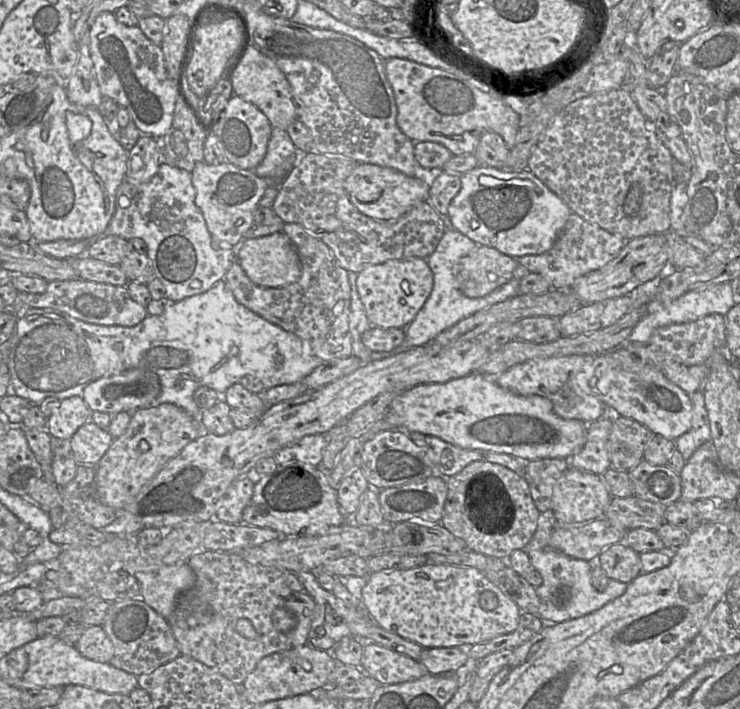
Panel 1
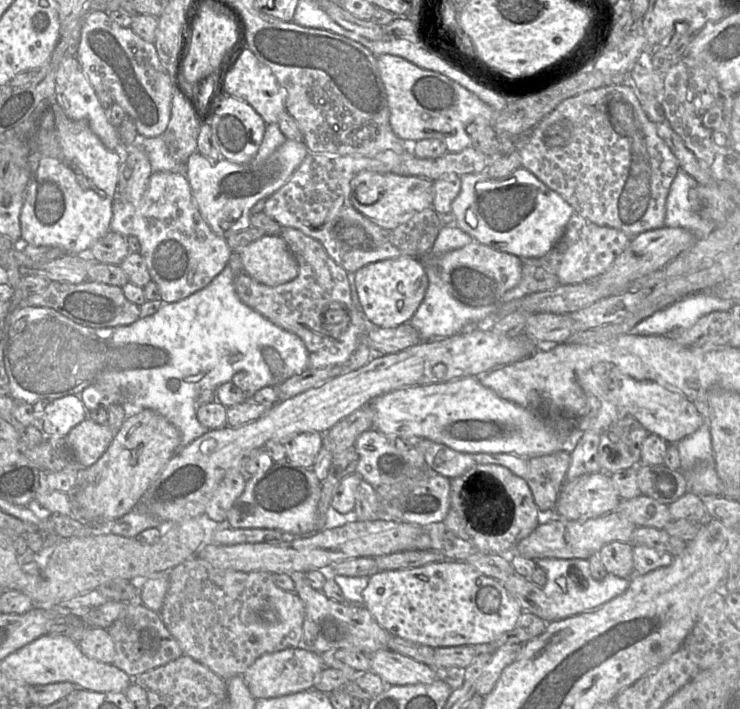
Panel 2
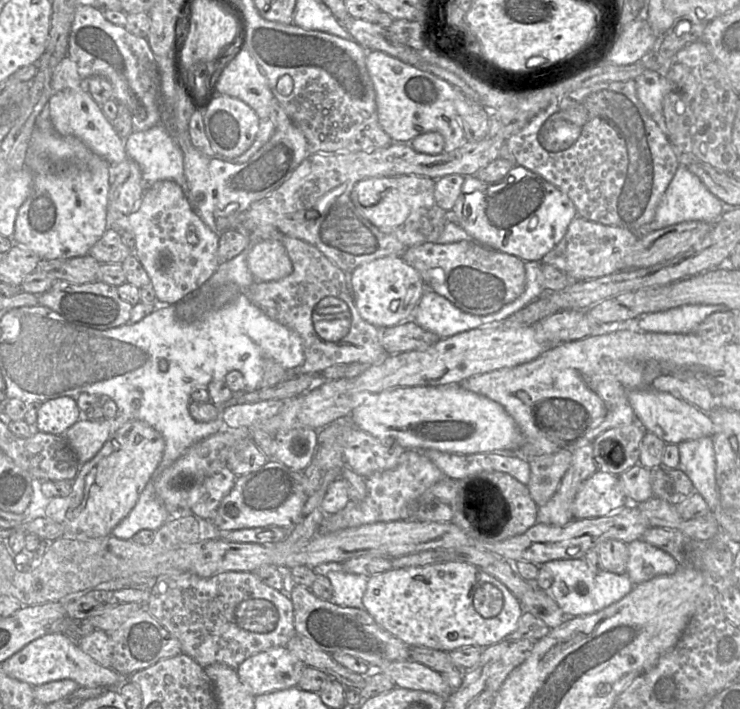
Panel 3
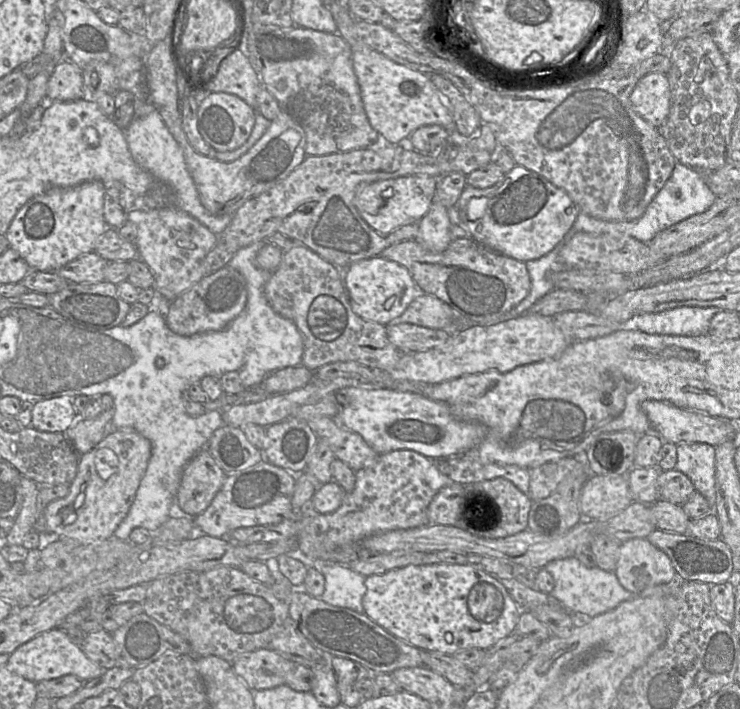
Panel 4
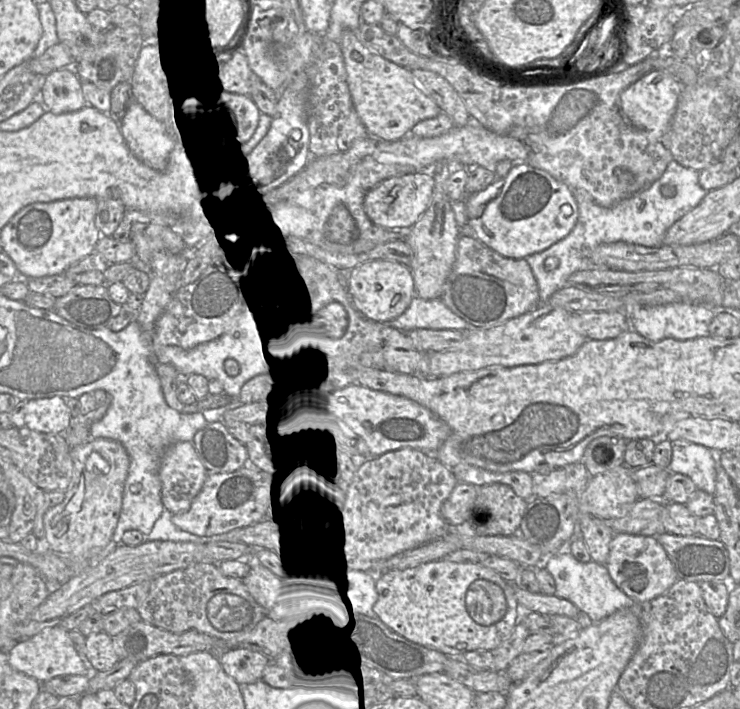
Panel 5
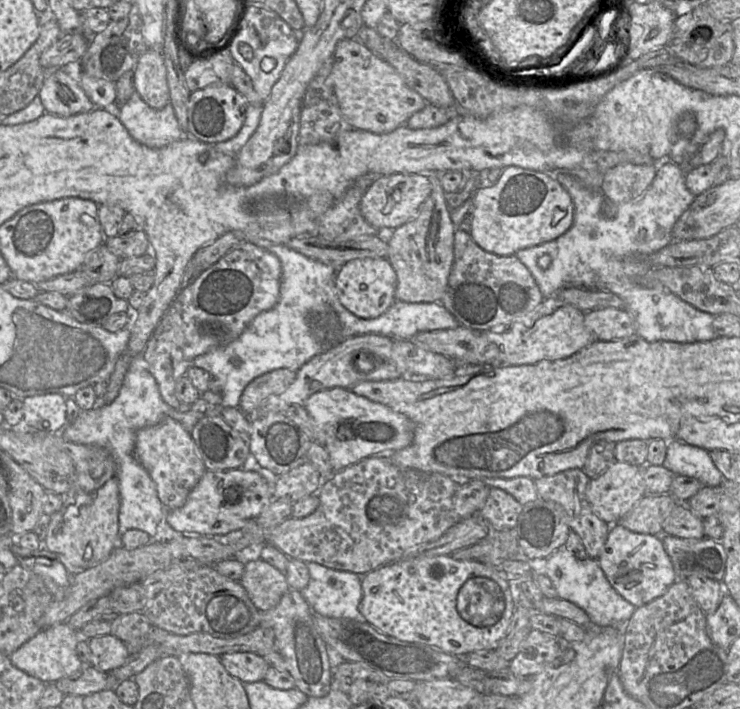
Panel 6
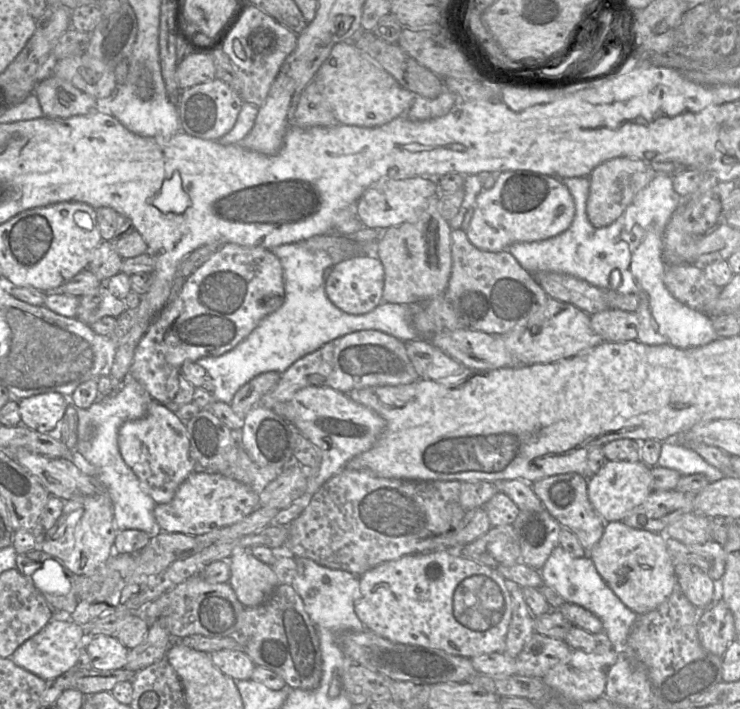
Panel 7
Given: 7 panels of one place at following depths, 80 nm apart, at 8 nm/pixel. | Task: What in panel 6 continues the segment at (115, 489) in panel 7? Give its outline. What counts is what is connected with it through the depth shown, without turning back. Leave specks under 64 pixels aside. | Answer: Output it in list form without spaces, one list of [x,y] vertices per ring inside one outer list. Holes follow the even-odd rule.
[[[141,354],[132,359],[119,393],[112,403],[80,412],[77,419],[71,425],[66,425],[61,431],[61,435],[66,441],[102,447],[113,457],[119,481],[119,541],[120,537],[130,529],[139,529],[146,532],[151,538],[154,537],[157,525],[164,513],[164,505],[158,497],[154,481],[134,456],[136,432],[156,425],[165,418],[172,418],[190,433],[203,416],[205,415],[190,411],[179,412],[165,403],[159,393],[157,382]]]

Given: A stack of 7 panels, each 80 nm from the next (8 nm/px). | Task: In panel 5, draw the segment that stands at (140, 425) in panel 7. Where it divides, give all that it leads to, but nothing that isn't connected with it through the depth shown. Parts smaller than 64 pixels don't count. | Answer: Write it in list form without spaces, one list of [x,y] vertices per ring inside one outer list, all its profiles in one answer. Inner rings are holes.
[[[176,442],[164,453],[160,466],[162,483],[161,499],[164,507],[173,515],[187,512],[200,493],[210,472],[201,462],[192,442]]]

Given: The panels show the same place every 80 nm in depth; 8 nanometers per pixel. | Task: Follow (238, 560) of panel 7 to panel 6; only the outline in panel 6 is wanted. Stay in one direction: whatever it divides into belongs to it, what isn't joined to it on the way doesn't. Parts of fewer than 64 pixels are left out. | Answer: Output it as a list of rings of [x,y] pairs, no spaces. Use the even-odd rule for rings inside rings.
[[[261,558],[245,563],[239,582],[260,611],[274,608],[290,589],[285,574]]]

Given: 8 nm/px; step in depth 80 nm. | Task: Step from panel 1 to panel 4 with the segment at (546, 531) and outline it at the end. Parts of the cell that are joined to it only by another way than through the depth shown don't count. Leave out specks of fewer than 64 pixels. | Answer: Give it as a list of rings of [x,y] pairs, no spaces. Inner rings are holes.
[[[576,557],[553,560],[545,565],[545,569],[554,579],[554,588],[549,594],[569,613],[579,612],[593,618],[636,596],[620,584],[614,572],[602,570],[597,566],[588,568]]]

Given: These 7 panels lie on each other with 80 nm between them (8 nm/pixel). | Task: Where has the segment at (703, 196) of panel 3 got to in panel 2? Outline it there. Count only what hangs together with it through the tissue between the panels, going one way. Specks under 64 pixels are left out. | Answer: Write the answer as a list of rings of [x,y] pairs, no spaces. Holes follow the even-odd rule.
[[[679,169],[667,197],[664,227],[684,228],[697,238],[706,238],[717,228],[713,222],[699,216],[691,207],[689,192],[698,185],[692,176]]]

